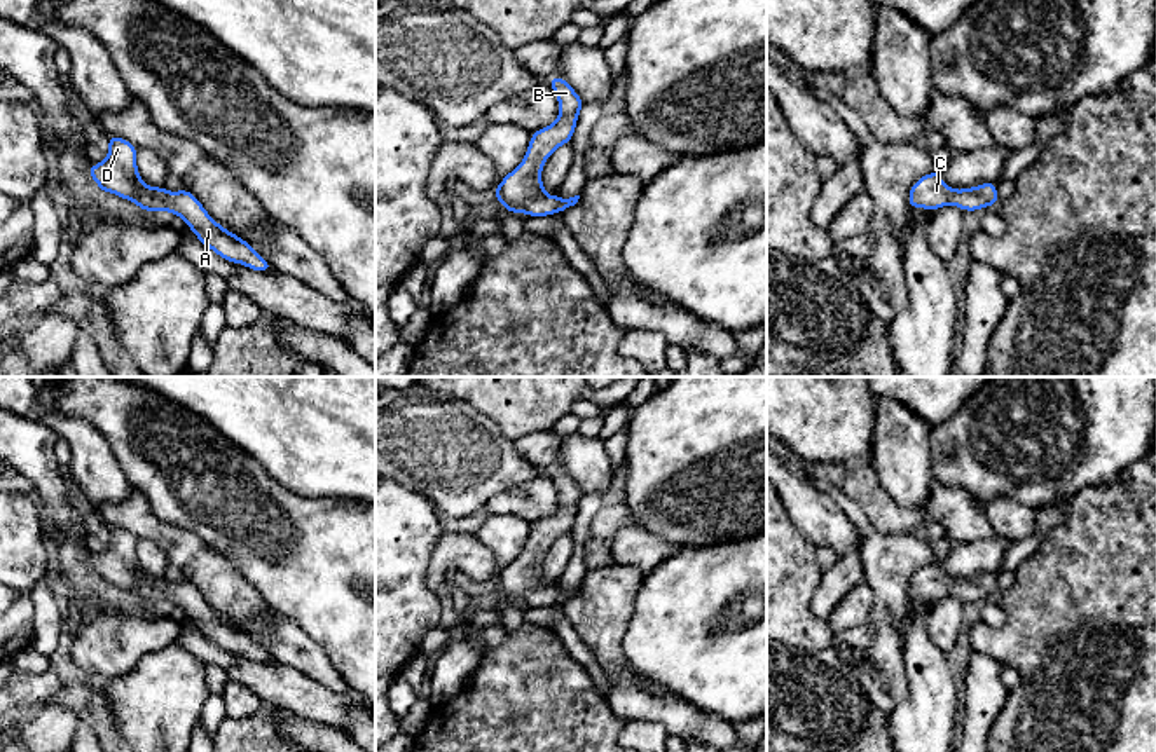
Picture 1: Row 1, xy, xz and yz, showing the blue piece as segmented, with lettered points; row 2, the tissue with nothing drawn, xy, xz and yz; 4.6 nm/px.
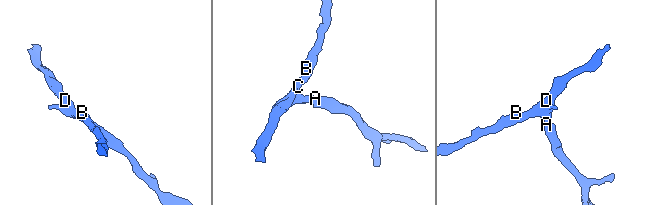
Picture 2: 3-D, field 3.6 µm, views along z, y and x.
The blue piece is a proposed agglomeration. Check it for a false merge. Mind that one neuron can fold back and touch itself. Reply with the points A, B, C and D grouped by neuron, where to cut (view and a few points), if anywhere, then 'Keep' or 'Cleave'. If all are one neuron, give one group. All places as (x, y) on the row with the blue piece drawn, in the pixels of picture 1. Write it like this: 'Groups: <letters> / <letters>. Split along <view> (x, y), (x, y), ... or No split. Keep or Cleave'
Groups: A B C D. No split. Keep

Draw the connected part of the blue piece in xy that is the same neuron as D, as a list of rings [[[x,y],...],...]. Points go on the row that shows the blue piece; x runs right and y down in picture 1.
[[[108,134],[107,159],[100,164],[91,164],[87,173],[98,183],[100,190],[131,201],[141,211],[164,209],[169,215],[182,216],[197,241],[224,260],[243,263],[258,272],[274,269],[248,241],[220,227],[218,222],[208,215],[201,201],[189,190],[169,192],[162,187],[145,185],[138,173],[136,152],[138,148],[129,140]]]

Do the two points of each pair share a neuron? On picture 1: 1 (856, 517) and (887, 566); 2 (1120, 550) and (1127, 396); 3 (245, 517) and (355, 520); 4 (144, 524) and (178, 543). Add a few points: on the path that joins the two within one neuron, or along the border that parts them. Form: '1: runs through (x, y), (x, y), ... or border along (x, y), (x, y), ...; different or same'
1: runs through (865, 529), (880, 553); same
2: border along (1137, 459), (1106, 485), (1087, 487); different
3: runs through (273, 520), (327, 520); same
4: runs through (152, 527), (170, 538); same

